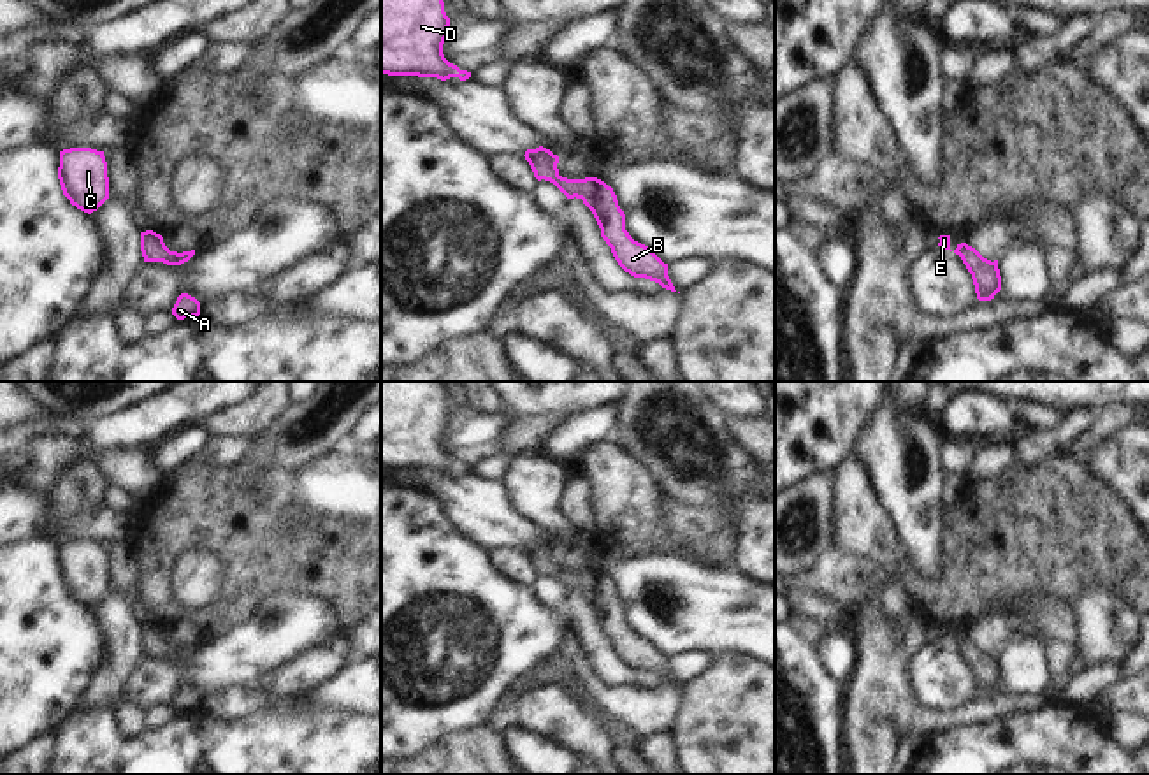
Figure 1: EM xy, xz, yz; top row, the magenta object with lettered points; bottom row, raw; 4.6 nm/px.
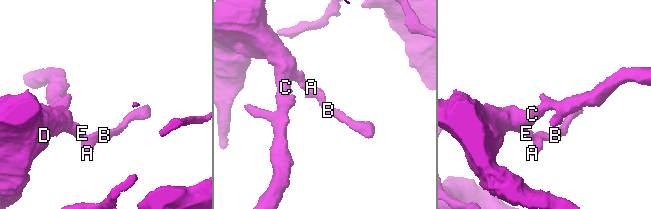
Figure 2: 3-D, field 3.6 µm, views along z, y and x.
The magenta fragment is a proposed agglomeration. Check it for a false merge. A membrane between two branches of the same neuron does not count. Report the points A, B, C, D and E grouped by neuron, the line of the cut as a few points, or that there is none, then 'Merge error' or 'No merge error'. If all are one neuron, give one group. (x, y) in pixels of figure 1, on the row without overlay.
Groups: A B C D E. No split. No merge error

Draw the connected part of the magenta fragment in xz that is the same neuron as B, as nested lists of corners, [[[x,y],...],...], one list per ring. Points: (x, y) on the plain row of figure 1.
[[[539,540],[525,545],[534,571],[553,576],[567,592],[582,592],[592,605],[601,631],[611,641],[618,659],[634,671],[659,677],[662,682],[676,685],[664,657],[648,640],[634,634],[625,624],[625,608],[618,599],[611,580],[597,571],[567,573],[559,568],[559,550]]]

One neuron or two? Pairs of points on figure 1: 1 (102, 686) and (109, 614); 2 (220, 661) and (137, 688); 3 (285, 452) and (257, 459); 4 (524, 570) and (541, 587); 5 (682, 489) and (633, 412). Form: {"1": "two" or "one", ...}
{"1": "one", "2": "one", "3": "one", "4": "two", "5": "one"}

